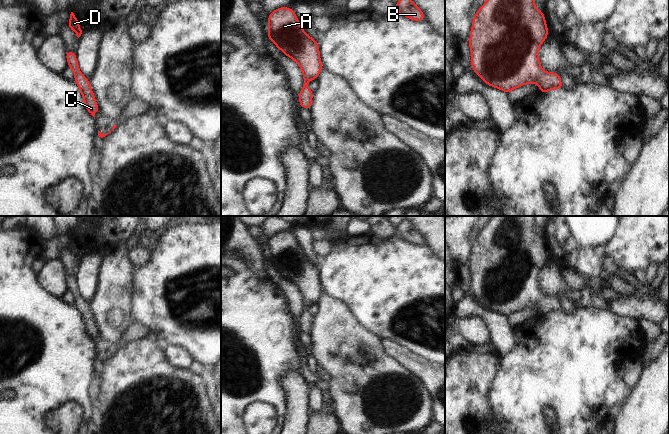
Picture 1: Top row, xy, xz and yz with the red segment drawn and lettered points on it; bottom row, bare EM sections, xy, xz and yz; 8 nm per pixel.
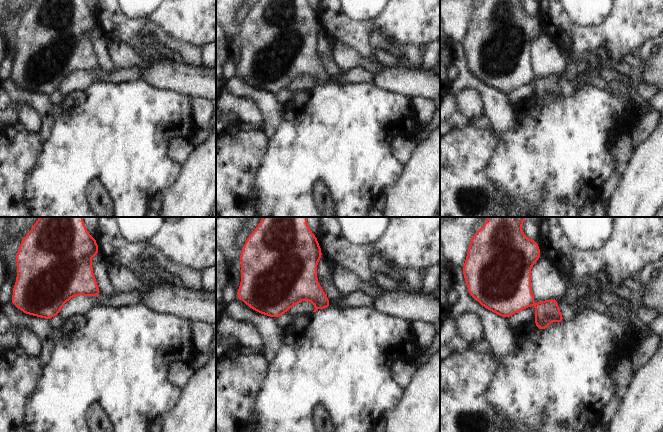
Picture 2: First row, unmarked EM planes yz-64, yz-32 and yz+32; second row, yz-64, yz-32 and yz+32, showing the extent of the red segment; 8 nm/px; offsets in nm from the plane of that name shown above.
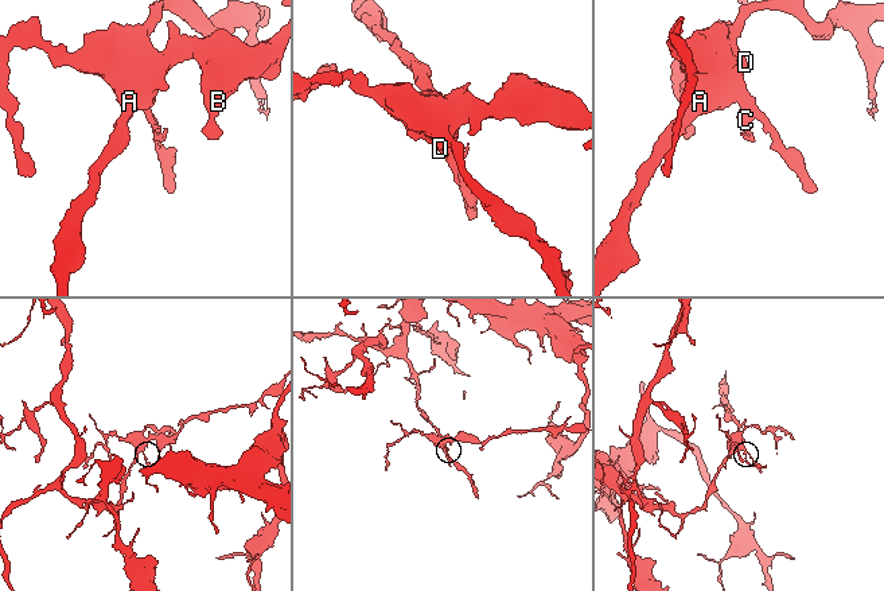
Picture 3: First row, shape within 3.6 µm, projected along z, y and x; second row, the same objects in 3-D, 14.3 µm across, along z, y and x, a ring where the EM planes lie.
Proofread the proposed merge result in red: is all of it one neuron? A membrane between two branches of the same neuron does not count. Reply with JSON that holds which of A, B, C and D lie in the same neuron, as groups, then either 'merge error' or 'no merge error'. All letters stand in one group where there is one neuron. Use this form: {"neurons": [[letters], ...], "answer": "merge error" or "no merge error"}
{"neurons": [["A", "B", "C", "D"]], "answer": "no merge error"}

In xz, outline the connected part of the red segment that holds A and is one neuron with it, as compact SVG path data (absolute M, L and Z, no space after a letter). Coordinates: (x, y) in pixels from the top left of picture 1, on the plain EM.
M279 231L268 240L267 262L269 262L276 269L276 271L282 275L282 277L299 289L305 306L300 317L298 318L299 328L301 331L310 334L314 316L309 313L307 307L311 304L317 303L323 293L322 286L320 284L320 274L317 267L318 264L312 263L303 254L294 234L287 231Z

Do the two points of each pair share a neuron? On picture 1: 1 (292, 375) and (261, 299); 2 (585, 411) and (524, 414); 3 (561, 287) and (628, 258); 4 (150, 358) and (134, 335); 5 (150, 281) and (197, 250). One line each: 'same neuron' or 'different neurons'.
1: different neurons
2: same neuron
3: different neurons
4: different neurons
5: same neuron

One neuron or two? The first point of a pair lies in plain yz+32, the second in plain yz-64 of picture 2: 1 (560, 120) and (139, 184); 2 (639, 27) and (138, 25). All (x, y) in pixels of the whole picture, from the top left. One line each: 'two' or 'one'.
1: one
2: one

